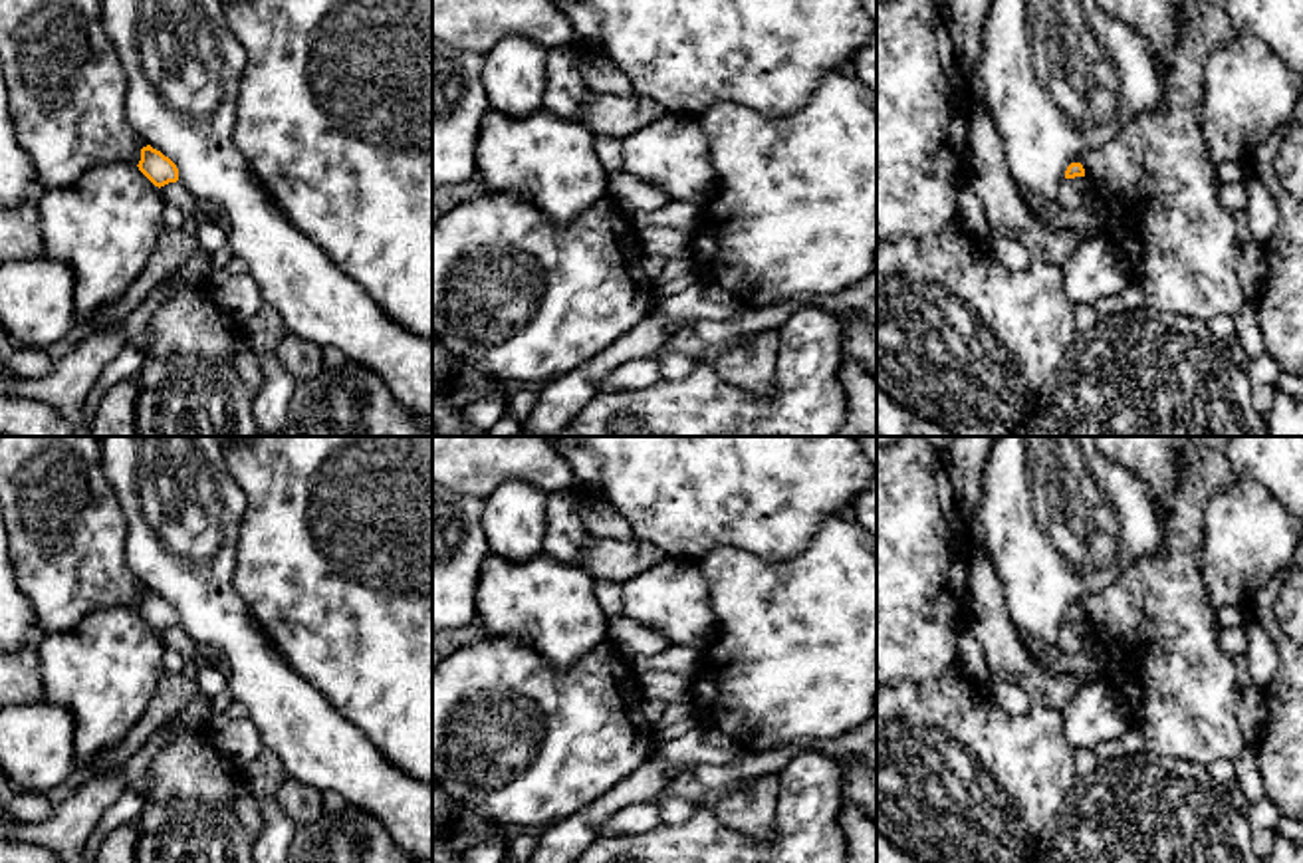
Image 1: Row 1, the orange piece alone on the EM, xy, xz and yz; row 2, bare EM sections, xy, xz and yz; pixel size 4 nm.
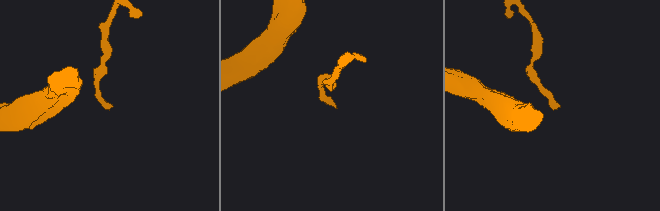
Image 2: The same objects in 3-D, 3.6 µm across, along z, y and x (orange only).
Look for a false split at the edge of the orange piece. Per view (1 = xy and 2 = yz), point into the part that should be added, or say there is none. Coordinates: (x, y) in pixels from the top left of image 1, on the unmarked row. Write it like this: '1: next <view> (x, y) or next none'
1: next none
2: next none

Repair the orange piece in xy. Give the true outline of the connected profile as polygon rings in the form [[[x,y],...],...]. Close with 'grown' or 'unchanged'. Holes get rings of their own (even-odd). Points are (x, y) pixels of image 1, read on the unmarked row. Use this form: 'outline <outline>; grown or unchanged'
outline [[[151,589],[141,593],[141,605],[137,611],[159,633],[178,625],[177,609]]]; unchanged

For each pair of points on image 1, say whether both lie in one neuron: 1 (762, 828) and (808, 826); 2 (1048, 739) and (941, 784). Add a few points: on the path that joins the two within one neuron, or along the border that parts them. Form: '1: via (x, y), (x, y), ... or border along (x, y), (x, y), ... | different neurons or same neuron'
1: border along (780, 782), (774, 836), (768, 842) | different neurons
2: via (1022, 762), (1002, 778), (966, 784) | same neuron

